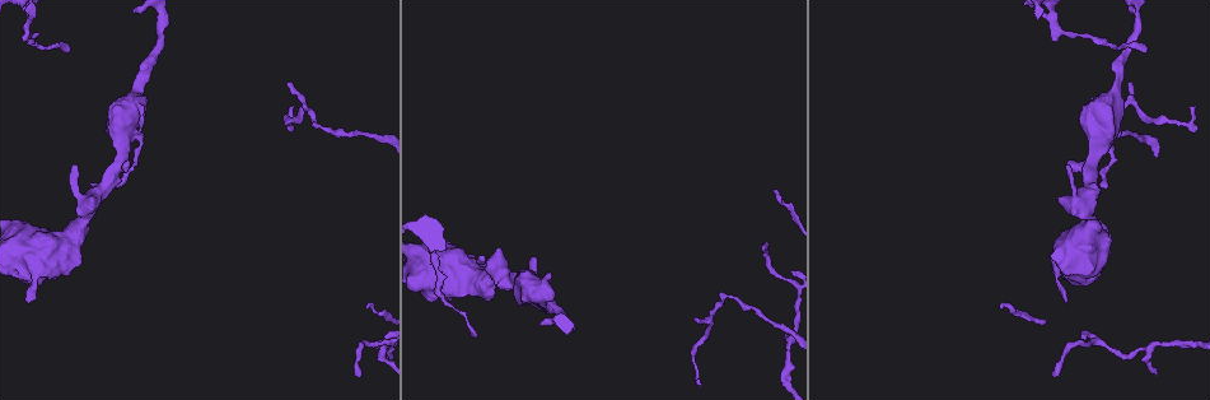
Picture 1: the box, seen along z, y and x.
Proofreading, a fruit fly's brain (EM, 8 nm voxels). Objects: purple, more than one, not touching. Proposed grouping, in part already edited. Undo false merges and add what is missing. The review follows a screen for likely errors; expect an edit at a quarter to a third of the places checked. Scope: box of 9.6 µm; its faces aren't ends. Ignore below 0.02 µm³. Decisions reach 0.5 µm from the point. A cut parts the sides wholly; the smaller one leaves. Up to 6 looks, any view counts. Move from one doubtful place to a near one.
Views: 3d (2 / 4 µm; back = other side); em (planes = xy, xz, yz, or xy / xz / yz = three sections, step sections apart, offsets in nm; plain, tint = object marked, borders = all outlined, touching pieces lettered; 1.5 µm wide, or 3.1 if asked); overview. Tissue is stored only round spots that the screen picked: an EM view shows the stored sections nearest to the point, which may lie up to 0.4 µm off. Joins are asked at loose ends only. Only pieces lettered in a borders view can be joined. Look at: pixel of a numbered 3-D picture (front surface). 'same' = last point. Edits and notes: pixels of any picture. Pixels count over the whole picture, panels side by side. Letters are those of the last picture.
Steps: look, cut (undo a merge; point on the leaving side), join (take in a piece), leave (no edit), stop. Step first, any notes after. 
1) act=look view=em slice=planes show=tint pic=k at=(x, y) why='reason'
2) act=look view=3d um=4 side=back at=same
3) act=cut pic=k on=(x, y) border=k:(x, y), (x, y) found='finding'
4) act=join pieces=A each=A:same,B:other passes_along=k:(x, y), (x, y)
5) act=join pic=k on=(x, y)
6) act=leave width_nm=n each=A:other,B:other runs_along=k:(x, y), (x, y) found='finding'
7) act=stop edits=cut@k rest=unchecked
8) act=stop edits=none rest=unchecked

act=look view=em slice=yz step=8 show=tint pic=1 at=(26, 300) why='tapers out'

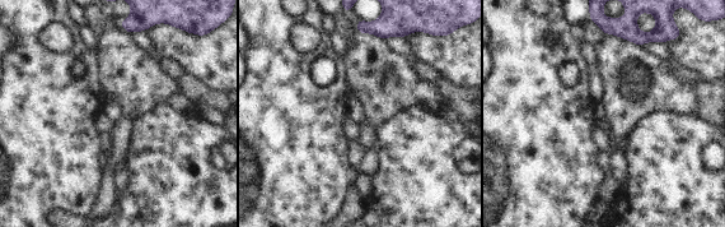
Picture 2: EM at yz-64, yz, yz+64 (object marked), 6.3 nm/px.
act=look view=em slice=planes show=tint at=same why='cut it another way'

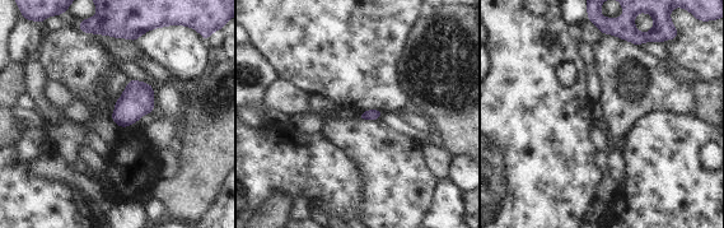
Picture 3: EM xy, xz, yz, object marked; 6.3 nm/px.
act=look view=em slice=planes show=borders at=same why='see the neighbours'

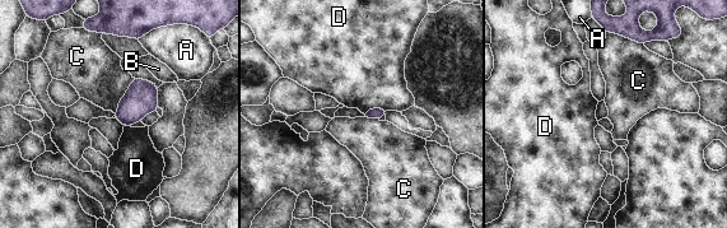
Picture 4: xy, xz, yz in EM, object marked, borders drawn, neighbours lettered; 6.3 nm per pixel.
act=leave each=A:other,B:other,C:other,D:other found='none of them fits'

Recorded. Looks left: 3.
act=look view=em slice=xy step=8 show=borders pic=1 at=(129, 169) why='touches itself'

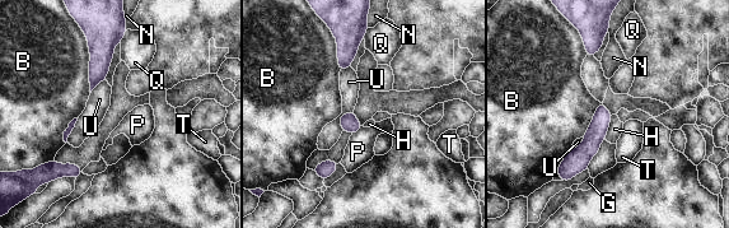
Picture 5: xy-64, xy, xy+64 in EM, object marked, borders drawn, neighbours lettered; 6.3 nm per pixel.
act=leave width_nm=110 each=B:other,G:other,H:other,N:other,P:other,Q:other,T:other,U:other found='continuous, no second cell'

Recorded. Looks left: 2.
act=look view=3d um=4 pic=1 at=(765, 246) why='an open end'

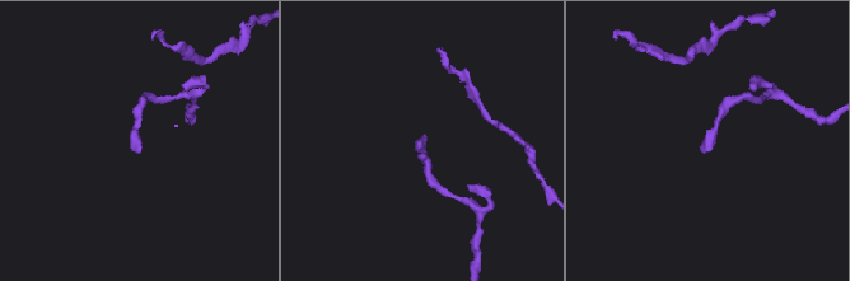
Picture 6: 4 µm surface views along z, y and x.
act=look view=em slice=planes show=borders pic=6 at=(424, 140)

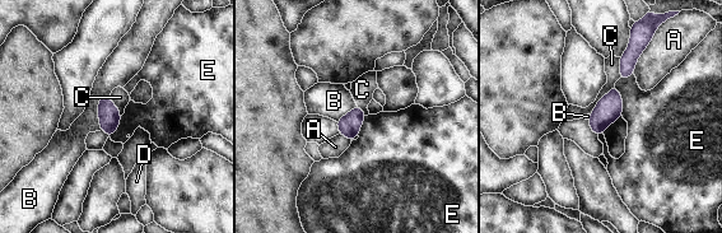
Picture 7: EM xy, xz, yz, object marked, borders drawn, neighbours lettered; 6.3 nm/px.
act=leave each=A:other,B:other,C:other,D:other,E:other border=7:(614, 85), (622, 98), (622, 115) found='no lettered piece goes on from it'

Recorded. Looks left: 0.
act=stop edits=none rest=unchecked

